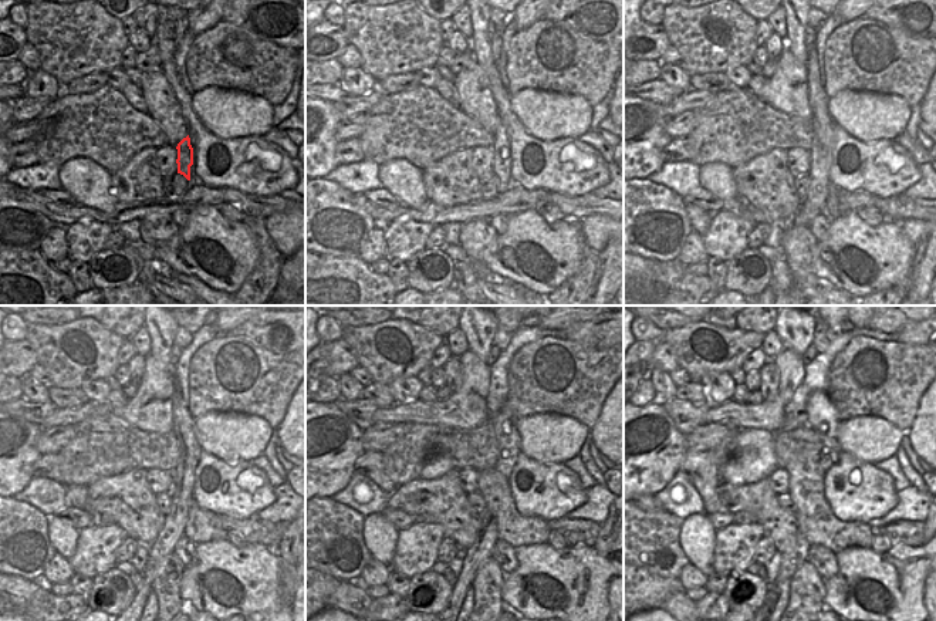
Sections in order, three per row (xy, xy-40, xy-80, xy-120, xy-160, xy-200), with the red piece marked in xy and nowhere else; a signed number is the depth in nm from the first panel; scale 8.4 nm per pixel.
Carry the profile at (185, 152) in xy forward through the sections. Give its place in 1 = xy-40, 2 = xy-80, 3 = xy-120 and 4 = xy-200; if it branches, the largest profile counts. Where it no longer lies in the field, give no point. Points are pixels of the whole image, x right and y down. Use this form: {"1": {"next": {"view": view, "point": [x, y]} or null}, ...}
{"1": {"next": {"view": "xy-40", "point": [502, 166]}}, "2": {"next": {"view": "xy-80", "point": [813, 205]}}, "3": {"next": {"view": "xy-120", "point": [189, 449]}}, "4": {"next": {"view": "xy-200", "point": [793, 560]}}}

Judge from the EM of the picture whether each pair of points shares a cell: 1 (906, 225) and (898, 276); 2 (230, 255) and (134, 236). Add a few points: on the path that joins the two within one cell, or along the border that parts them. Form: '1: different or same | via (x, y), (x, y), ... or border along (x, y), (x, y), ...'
1: different | border along (898, 222), (906, 238), (915, 245)
2: different | border along (141, 239), (131, 243)

